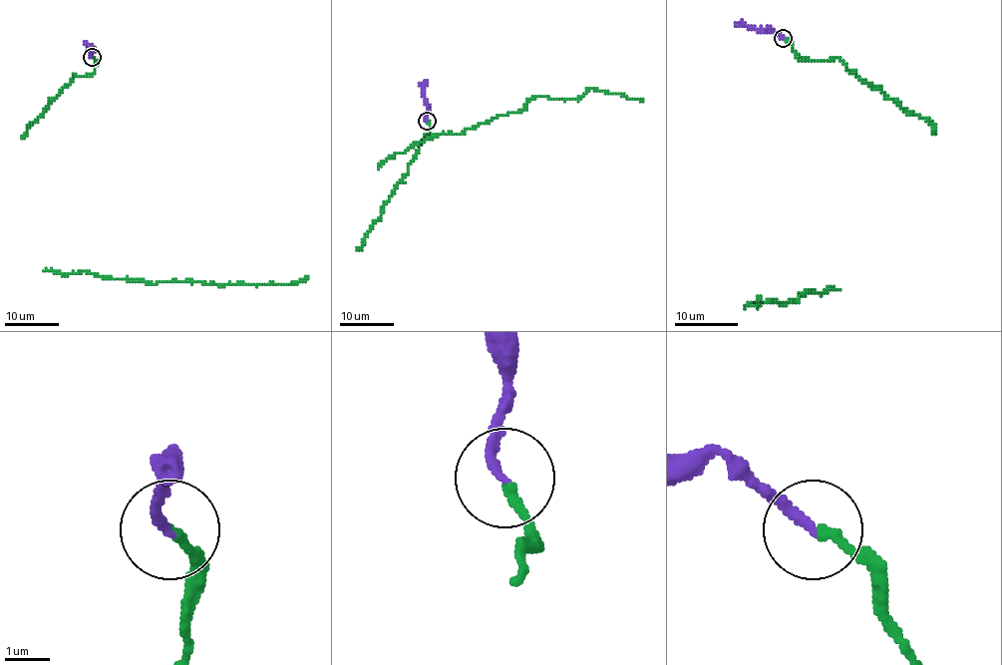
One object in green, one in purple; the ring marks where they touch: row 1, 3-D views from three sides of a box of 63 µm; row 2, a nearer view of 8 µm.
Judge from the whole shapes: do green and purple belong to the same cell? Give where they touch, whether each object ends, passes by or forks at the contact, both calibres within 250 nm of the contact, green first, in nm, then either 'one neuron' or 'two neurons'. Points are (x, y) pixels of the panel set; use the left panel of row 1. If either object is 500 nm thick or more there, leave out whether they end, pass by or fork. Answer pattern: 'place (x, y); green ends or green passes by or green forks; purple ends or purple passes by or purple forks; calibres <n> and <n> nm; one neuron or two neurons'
place (92, 57); green ends; purple ends; calibres 220 and 240 nm; one neuron

